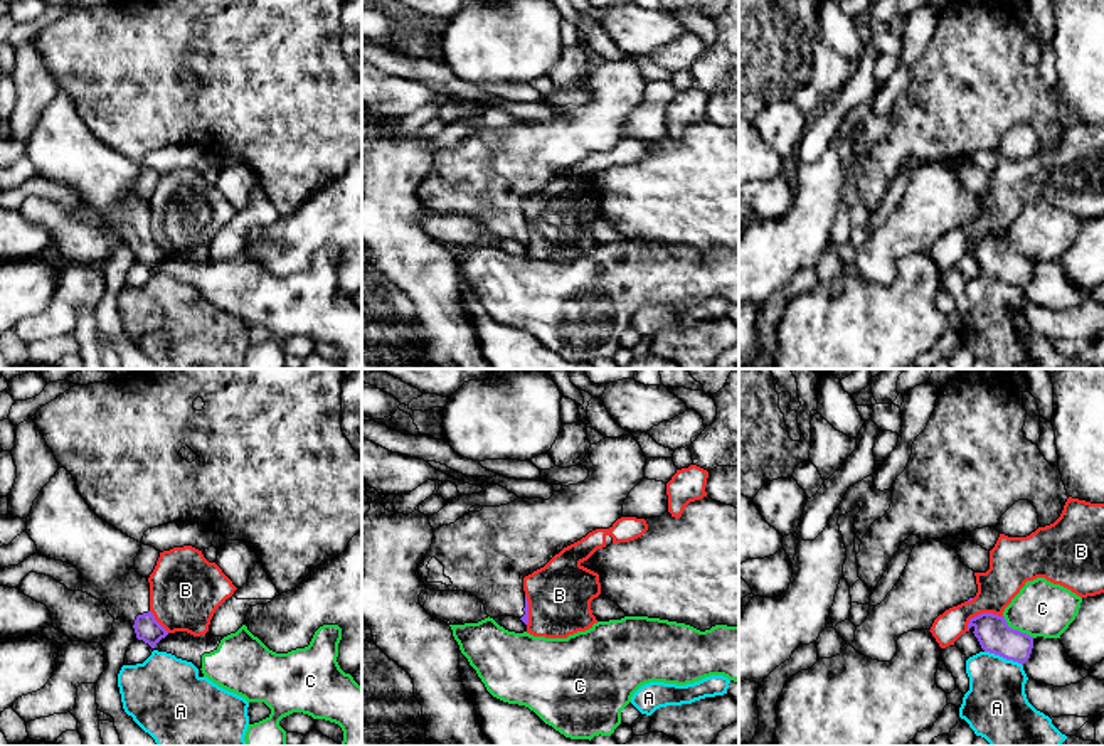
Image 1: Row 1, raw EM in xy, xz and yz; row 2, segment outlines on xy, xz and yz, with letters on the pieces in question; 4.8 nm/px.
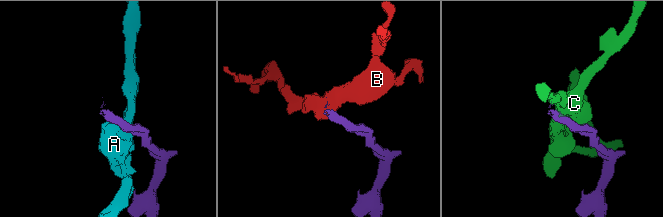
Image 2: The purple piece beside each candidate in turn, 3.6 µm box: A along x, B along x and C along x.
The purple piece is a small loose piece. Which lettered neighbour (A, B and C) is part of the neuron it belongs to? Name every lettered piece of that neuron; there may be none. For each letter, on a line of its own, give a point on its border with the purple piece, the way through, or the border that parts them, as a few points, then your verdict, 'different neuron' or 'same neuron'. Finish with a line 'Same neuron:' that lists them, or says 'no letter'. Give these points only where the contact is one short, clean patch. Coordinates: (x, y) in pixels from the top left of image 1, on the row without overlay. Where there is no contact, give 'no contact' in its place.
A: contact yz (1003, 280); different neuron
B: contact yz (981, 236); border yz (1002, 238), (978, 236), (966, 251); different neuron
C: contact yz (1017, 253); different neuron
Same neuron: no letter

